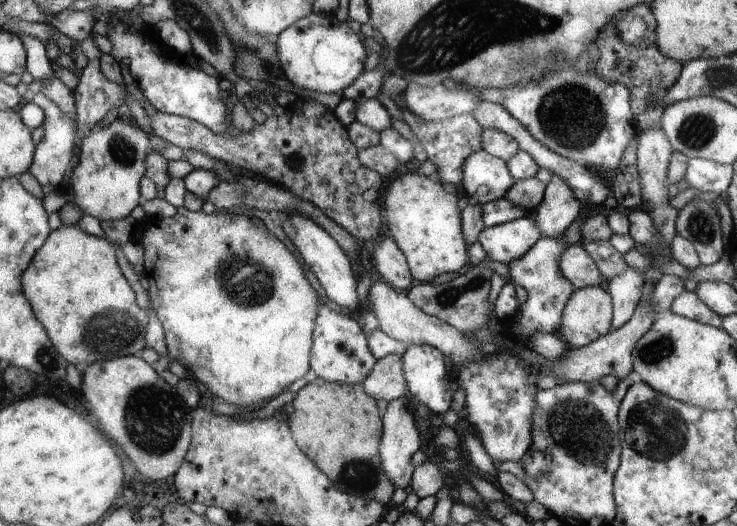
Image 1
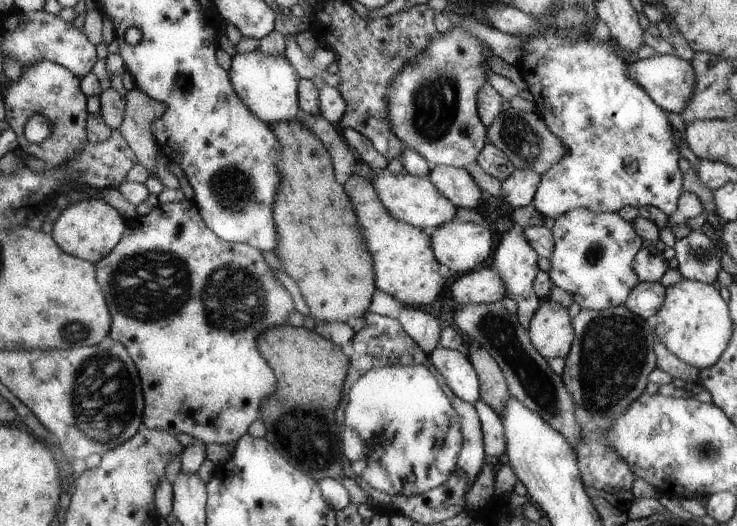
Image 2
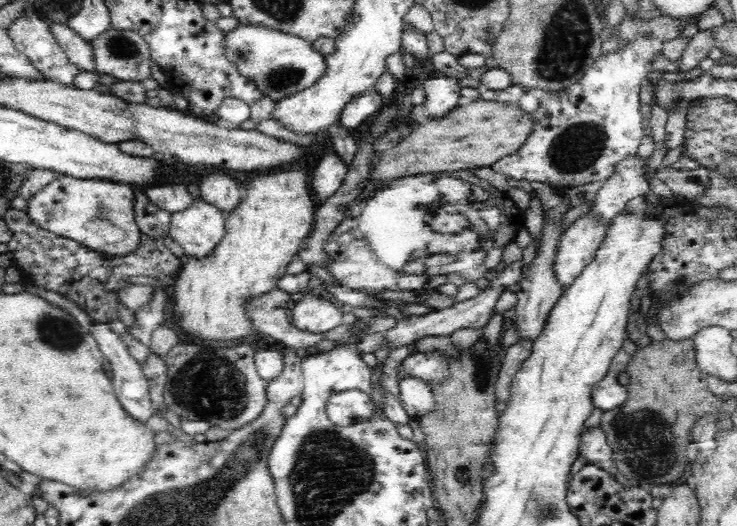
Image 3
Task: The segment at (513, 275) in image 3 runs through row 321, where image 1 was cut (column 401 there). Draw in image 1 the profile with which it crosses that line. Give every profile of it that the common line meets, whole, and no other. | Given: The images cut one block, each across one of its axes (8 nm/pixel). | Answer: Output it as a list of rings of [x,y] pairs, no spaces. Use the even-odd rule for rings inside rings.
[[[400,397],[389,401],[384,413],[380,461],[396,488],[405,489],[411,483],[412,456],[422,446],[420,434],[414,426],[412,408],[409,399],[404,401]]]

